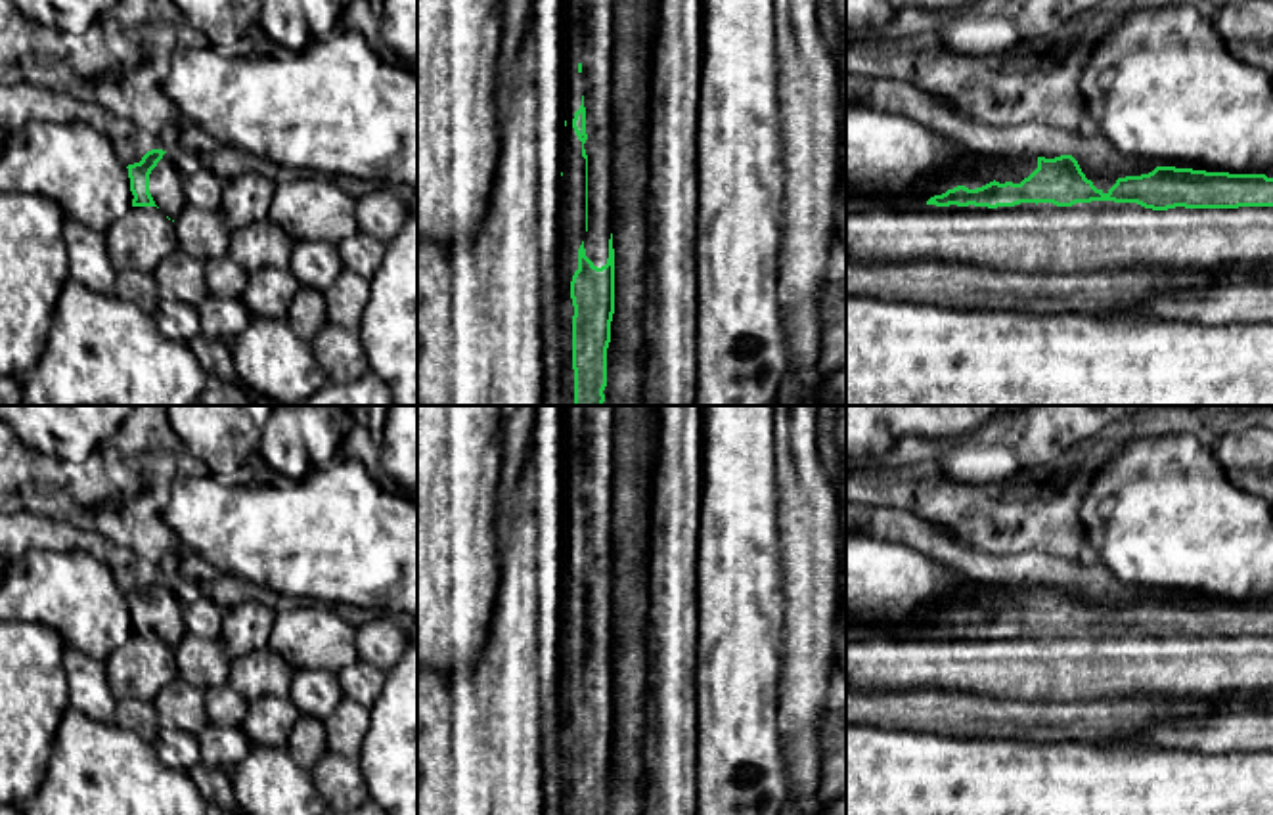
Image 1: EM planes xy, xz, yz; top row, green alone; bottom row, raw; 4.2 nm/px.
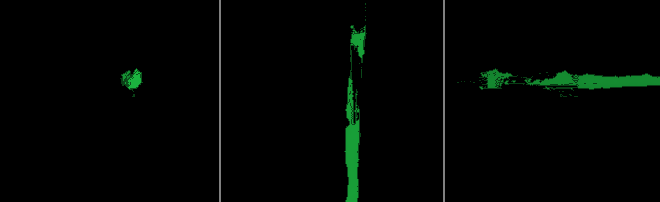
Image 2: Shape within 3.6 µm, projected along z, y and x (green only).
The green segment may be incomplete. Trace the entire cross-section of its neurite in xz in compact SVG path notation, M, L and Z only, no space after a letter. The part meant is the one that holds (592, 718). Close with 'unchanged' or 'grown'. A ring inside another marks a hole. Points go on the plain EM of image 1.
M584 406L586 471L578 492L584 524L572 547L586 587L586 666L570 710L574 815L607 815L607 777L614 742L611 568L618 408Z | grown

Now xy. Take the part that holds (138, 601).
M151 578L140 591L128 593L126 597L134 624L132 635L157 635L174 650L186 635L182 616L186 595L178 584Z | grown

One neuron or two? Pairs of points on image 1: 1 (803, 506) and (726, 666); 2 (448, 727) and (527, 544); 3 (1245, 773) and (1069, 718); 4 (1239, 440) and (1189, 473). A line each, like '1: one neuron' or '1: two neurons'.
1: two neurons
2: one neuron
3: two neurons
4: two neurons

